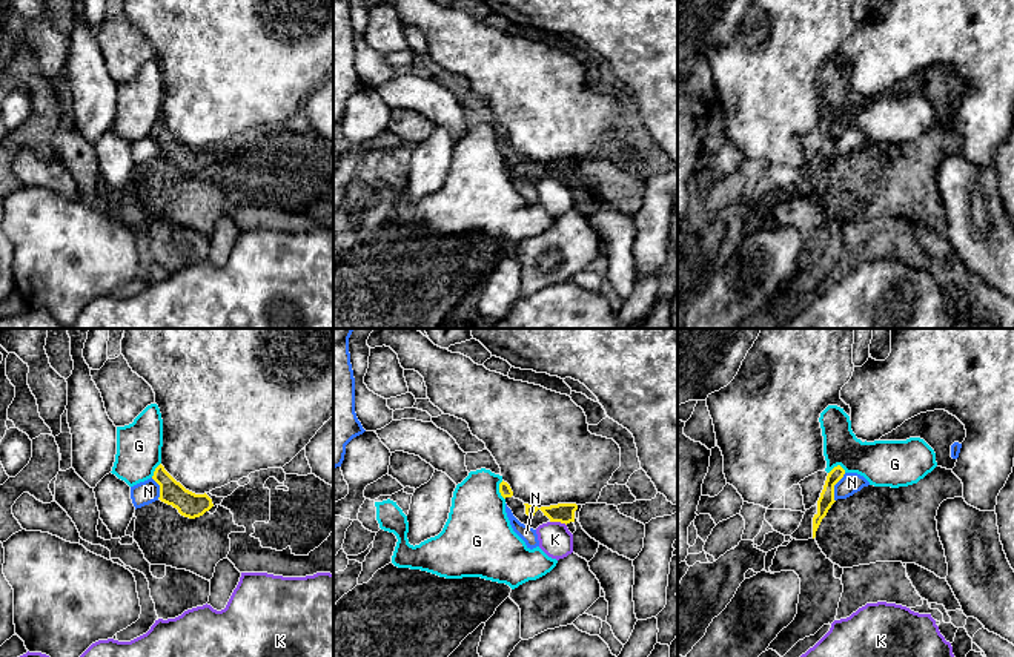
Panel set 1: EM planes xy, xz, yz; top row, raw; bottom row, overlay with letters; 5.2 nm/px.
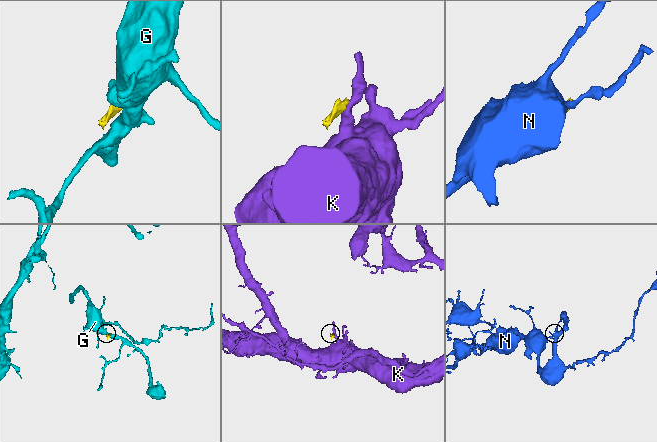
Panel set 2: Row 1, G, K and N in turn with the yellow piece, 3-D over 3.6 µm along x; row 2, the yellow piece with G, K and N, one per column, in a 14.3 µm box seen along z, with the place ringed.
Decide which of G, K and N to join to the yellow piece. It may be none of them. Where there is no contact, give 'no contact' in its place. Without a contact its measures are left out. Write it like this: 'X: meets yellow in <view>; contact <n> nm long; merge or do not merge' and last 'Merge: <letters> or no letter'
G: meets yellow in xz; contact 110 nm long; do not merge
K: meets yellow in xz; contact 90 nm long; do not merge
N: meets yellow in yz; contact 160 nm long; do not merge
Merge: no letter

